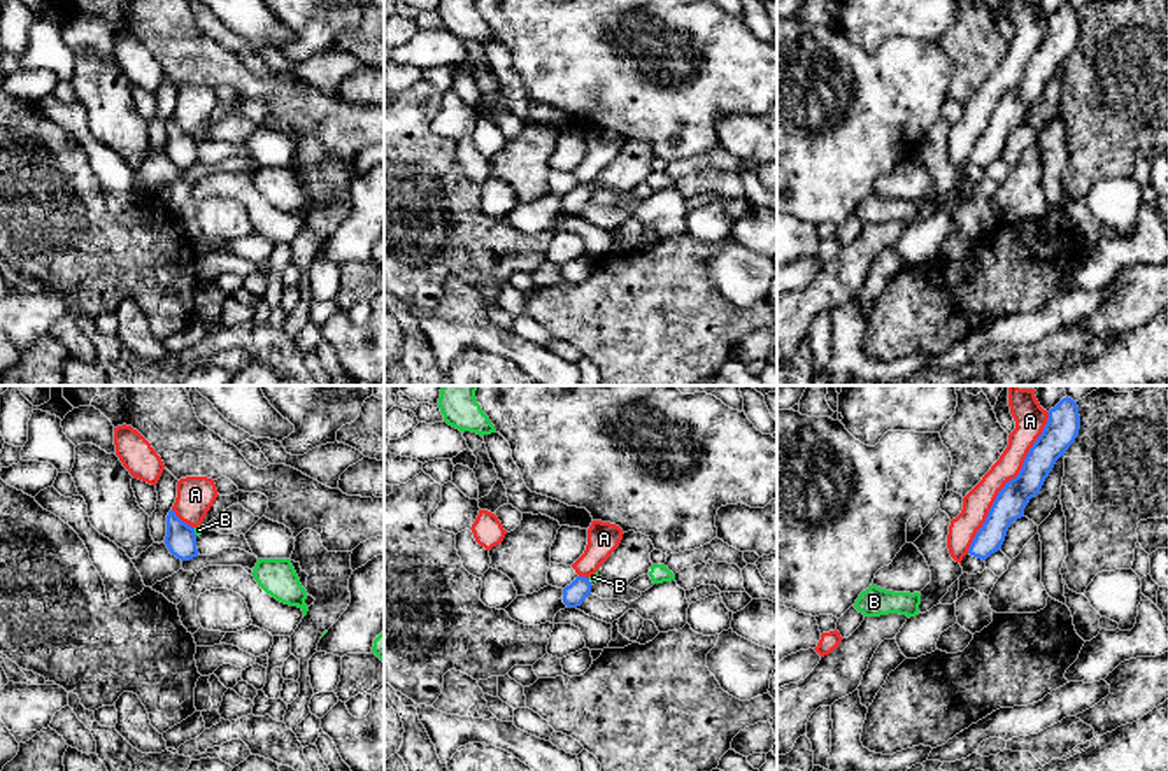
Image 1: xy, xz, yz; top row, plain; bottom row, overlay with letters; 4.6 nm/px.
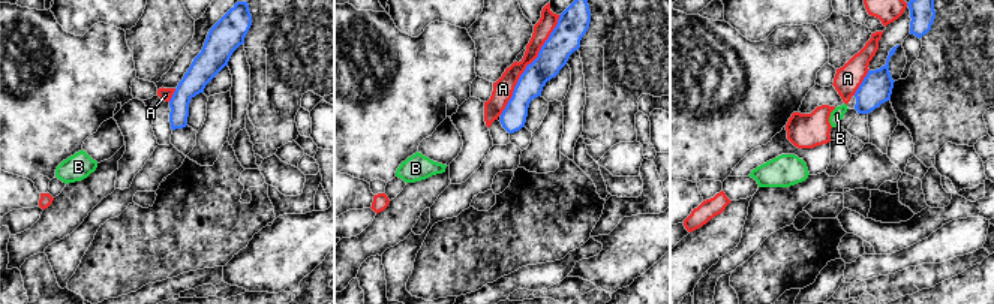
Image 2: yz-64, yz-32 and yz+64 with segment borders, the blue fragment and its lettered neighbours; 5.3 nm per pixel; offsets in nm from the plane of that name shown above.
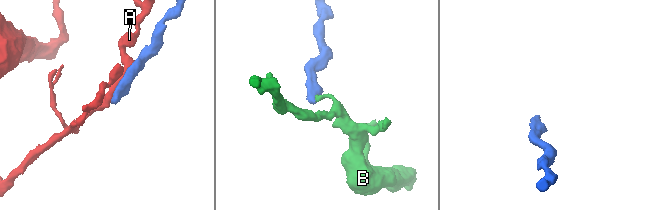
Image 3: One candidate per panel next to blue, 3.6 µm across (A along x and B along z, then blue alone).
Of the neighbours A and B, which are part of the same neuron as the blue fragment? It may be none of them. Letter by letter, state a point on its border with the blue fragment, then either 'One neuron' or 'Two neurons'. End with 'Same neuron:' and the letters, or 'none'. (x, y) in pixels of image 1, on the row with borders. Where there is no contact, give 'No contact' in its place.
A: Touches blue at yz (1007, 482). Two neurons
B: Touches blue at xy (193, 531). Two neurons
Same neuron: none

